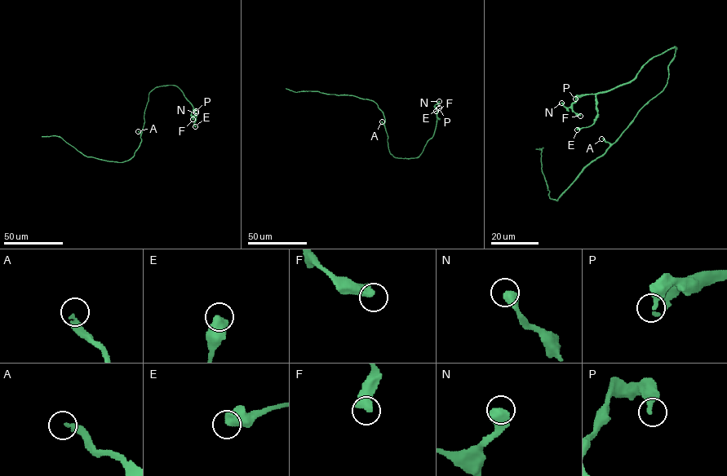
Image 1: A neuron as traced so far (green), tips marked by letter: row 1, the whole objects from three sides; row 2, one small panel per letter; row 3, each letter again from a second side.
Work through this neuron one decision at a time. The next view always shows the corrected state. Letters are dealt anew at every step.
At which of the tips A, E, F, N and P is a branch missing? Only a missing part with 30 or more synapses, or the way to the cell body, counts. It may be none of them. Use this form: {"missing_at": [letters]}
{"missing_at": ["A"]}

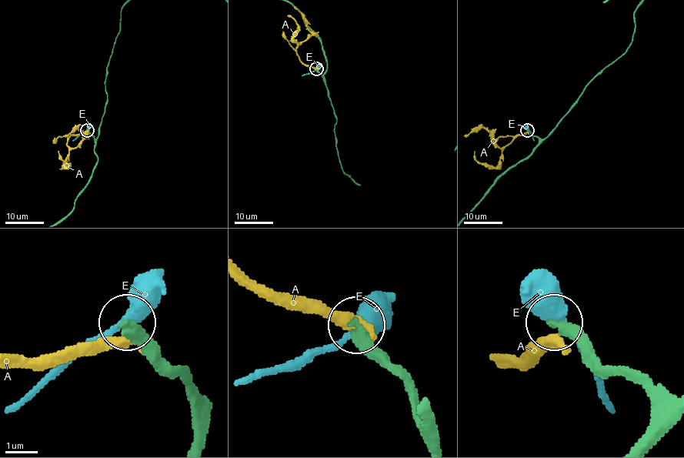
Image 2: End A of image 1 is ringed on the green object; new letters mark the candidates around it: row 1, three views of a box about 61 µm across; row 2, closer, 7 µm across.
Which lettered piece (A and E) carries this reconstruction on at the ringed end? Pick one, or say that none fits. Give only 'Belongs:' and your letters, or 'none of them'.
Belongs: none of them

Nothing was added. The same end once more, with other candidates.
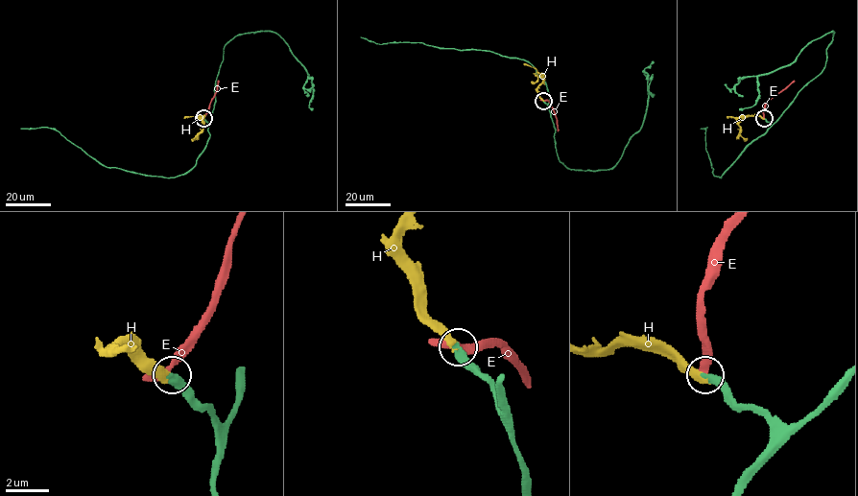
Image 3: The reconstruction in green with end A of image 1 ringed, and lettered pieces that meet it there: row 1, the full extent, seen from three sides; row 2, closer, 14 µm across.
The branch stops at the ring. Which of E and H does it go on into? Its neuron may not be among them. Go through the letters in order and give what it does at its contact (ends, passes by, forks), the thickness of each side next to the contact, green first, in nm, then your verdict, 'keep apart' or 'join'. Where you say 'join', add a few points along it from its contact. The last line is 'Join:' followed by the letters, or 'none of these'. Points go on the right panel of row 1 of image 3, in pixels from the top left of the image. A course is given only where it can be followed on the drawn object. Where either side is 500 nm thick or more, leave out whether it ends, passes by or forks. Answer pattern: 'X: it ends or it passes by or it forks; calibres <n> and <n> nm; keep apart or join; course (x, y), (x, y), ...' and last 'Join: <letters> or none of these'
E: it passes by; calibres 360 and 300 nm; keep apart
H: it ends; calibres 440 and 380 nm; join; course (764, 118), (756, 115), (739, 119), (740, 135), (745, 140)
Join: H

